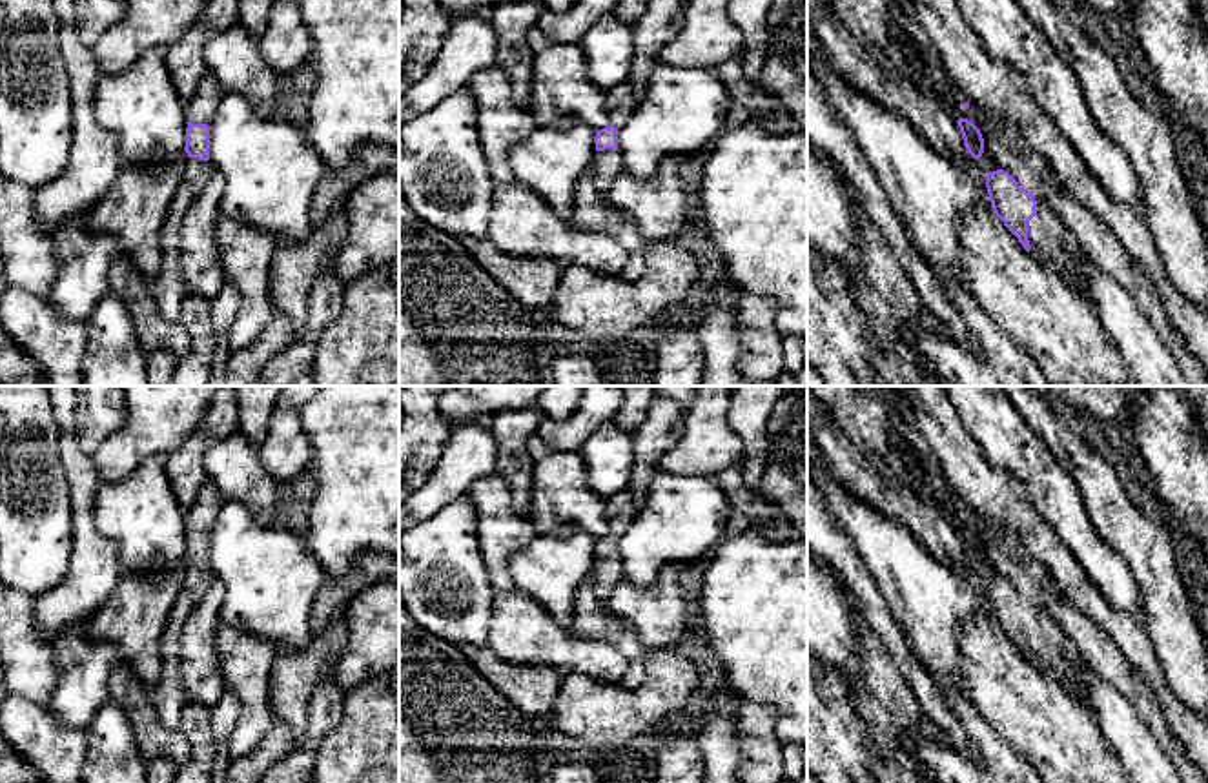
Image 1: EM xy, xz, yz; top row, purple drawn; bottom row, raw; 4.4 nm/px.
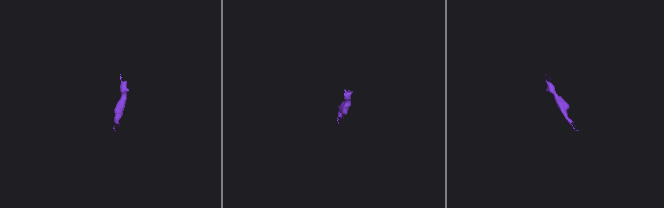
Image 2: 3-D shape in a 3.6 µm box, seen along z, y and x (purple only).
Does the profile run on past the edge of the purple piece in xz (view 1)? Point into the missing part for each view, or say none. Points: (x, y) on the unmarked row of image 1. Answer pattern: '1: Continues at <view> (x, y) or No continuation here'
1: Continues at xz (607, 572)

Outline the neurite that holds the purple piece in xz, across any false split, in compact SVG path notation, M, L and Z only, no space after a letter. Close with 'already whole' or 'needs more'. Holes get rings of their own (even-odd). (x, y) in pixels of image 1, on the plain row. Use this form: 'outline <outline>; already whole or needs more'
outline M607 534L596 539L596 566L590 574L592 588L599 601L607 603L619 581L623 581L623 564L618 557L618 537Z; needs more

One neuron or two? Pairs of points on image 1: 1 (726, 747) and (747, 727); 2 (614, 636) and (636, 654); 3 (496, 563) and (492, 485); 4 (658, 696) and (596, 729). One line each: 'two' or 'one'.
1: two
2: one
3: one
4: one

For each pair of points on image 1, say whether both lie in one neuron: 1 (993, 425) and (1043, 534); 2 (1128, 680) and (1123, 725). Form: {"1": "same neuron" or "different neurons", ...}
{"1": "different neurons", "2": "different neurons"}

